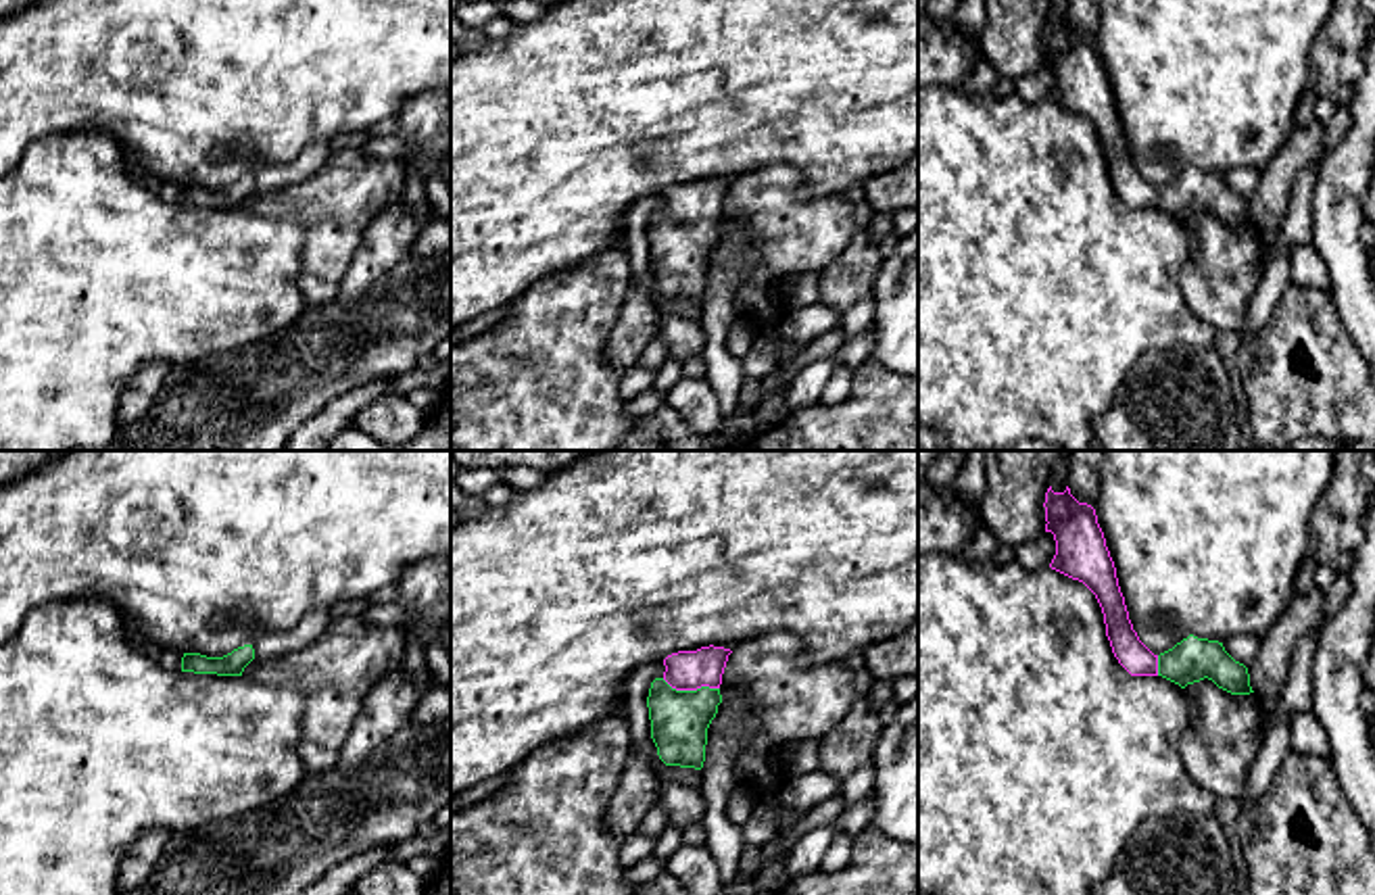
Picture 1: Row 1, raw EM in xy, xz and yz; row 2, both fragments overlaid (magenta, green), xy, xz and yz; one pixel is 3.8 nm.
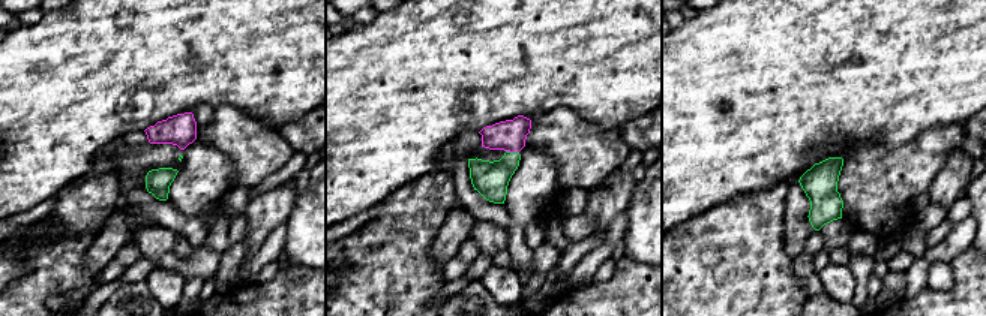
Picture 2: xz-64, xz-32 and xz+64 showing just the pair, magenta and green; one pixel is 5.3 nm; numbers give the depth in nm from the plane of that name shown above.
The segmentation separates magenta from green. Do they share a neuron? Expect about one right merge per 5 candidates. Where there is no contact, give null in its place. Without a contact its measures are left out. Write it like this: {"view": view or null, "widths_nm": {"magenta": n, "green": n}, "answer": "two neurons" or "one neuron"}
{"view": "xz", "widths_nm": {"magenta": 160, "green": 220}, "answer": "one neuron"}

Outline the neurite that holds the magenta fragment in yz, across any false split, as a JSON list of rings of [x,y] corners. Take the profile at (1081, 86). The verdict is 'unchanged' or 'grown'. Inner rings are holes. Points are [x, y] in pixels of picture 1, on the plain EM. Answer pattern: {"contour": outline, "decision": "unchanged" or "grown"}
{"contour": [[[1050,19],[1043,40],[1045,65],[1056,73],[1050,100],[1083,115],[1095,127],[1112,186],[1131,209],[1162,209],[1181,221],[1208,211],[1231,227],[1254,225],[1248,200],[1219,173],[1189,167],[1173,182],[1154,188],[1133,163],[1095,42],[1079,35],[1068,19],[1064,25],[1054,25]]], "decision": "grown"}

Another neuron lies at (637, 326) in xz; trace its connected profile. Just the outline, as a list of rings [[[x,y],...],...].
[[[632,282],[607,338],[607,363],[622,371],[636,365],[643,350],[657,338],[659,321],[661,311],[655,307],[651,292]]]

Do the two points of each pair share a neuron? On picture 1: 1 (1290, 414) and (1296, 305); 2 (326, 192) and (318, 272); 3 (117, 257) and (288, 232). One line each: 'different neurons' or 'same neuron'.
1: same neuron
2: same neuron
3: same neuron

